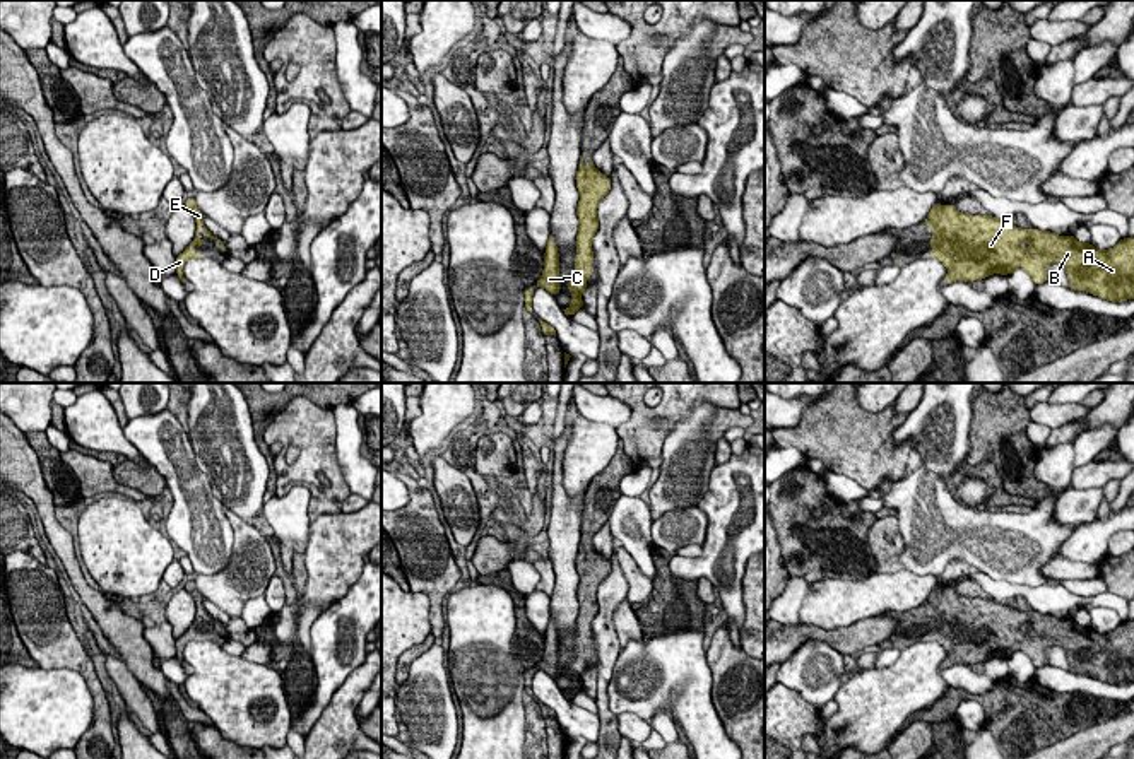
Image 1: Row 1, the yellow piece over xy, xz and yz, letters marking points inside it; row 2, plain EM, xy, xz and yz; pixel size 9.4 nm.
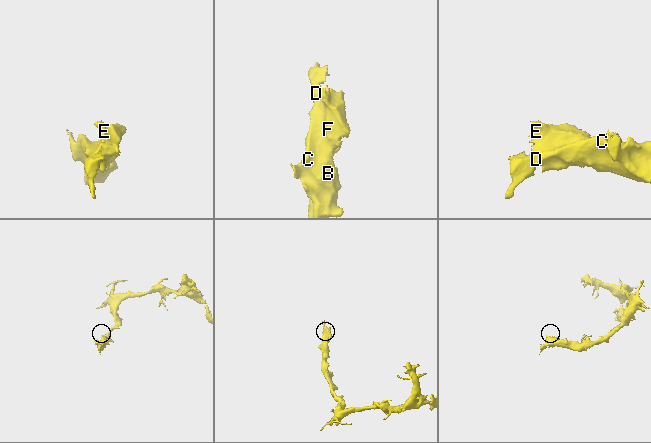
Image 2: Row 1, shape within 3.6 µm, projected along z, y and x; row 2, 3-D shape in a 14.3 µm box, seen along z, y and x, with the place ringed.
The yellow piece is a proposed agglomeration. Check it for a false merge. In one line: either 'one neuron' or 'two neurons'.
one neuron

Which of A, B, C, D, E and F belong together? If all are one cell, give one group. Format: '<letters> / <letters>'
A B C D E F

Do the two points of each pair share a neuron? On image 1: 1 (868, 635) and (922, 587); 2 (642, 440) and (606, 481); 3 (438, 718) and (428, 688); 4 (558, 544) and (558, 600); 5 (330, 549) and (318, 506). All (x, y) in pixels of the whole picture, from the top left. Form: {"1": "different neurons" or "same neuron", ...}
{"1": "different neurons", "2": "different neurons", "3": "same neuron", "4": "same neuron", "5": "different neurons"}

